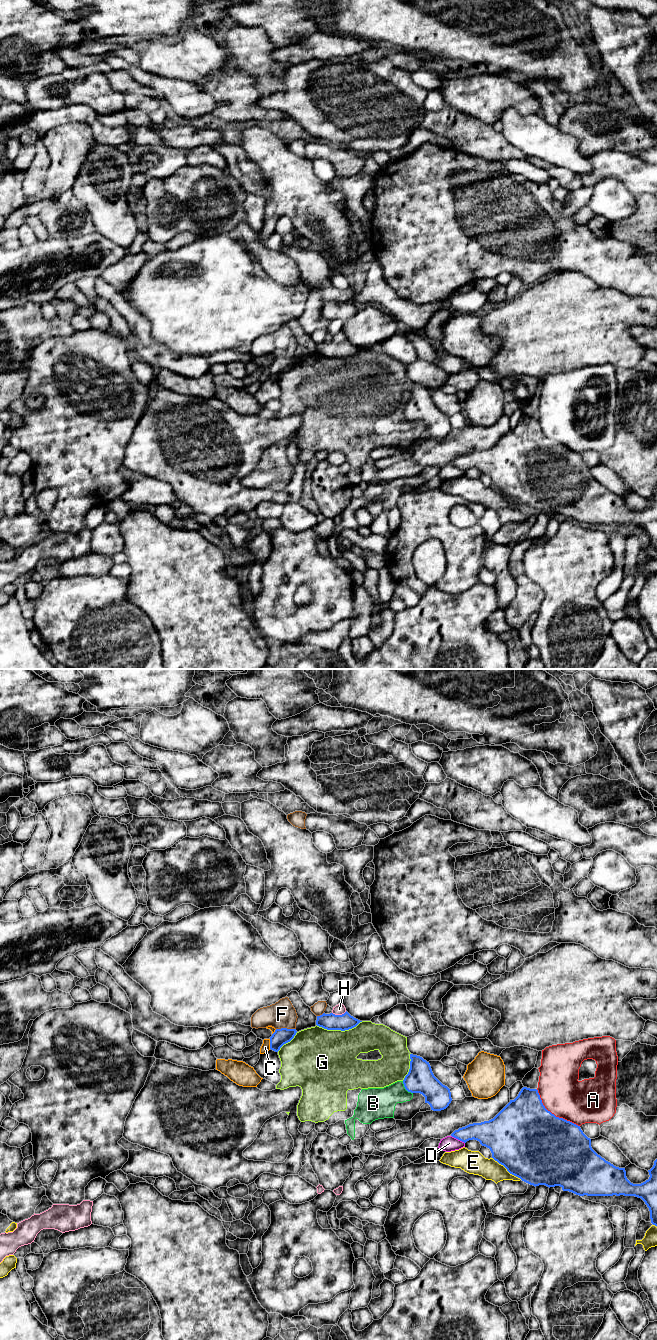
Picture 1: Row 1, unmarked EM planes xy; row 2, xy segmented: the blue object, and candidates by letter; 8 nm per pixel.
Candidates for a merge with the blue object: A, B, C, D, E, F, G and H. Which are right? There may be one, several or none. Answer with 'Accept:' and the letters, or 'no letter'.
Accept: no letter

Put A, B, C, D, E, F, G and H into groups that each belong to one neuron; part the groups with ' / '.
A / B G / C / D / E / F / H

